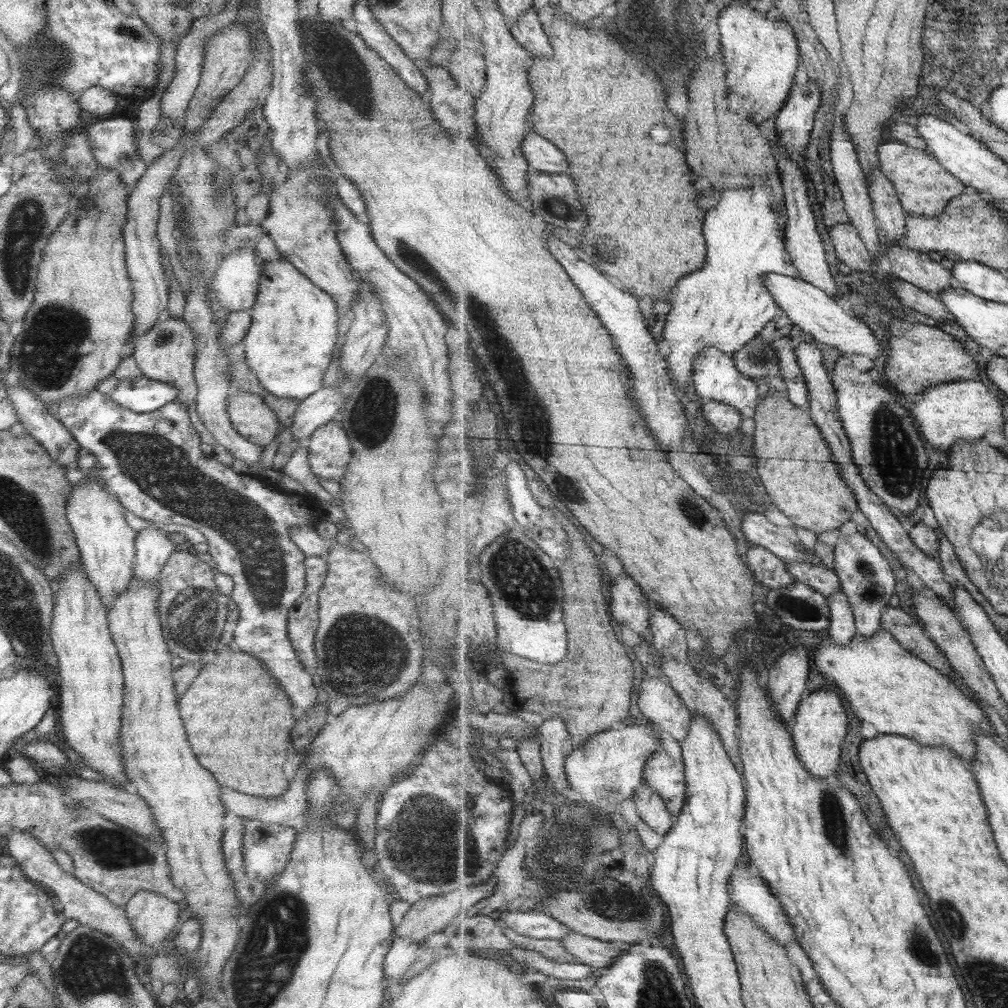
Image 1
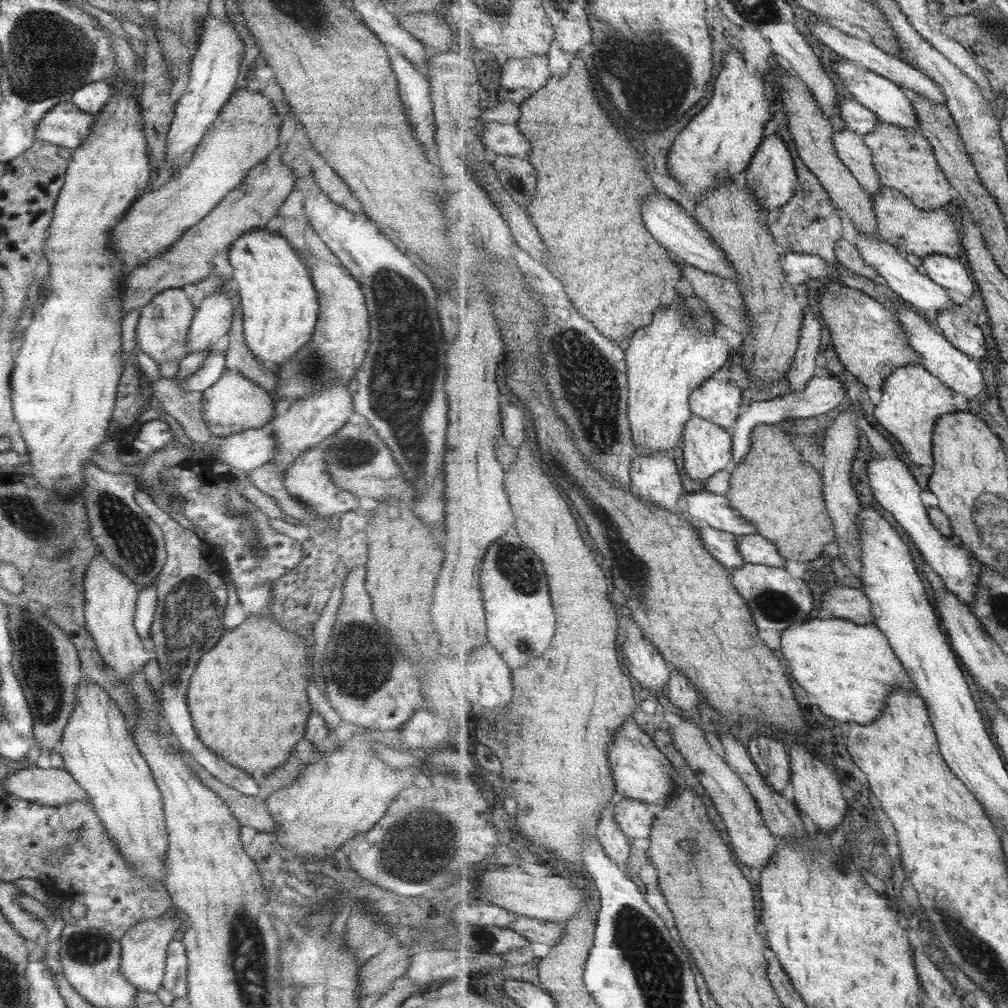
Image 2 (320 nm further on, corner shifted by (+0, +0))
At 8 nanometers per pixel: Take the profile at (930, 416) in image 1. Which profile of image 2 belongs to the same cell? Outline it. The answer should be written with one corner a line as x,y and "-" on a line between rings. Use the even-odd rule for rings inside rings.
921,363
895,369
882,388
882,401
874,415
888,433
900,443
910,460
919,466
934,466
934,428
938,417
959,410
955,408
951,388

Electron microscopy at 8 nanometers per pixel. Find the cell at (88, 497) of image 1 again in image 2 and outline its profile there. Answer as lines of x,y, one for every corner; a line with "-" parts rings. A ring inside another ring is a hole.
99,555
88,562
84,570
82,587
84,627
93,639
95,650
109,671
117,680
125,682
153,658
151,651
143,649
140,636
132,624
137,587
130,578
121,574
110,562
106,561
106,558

